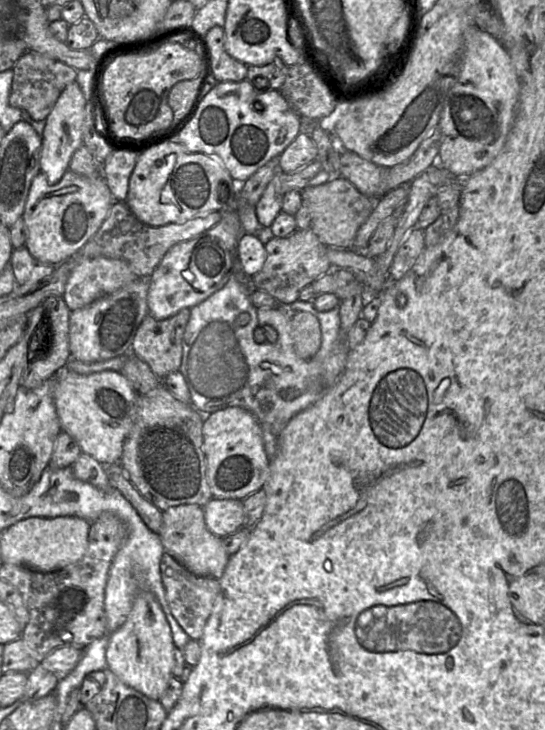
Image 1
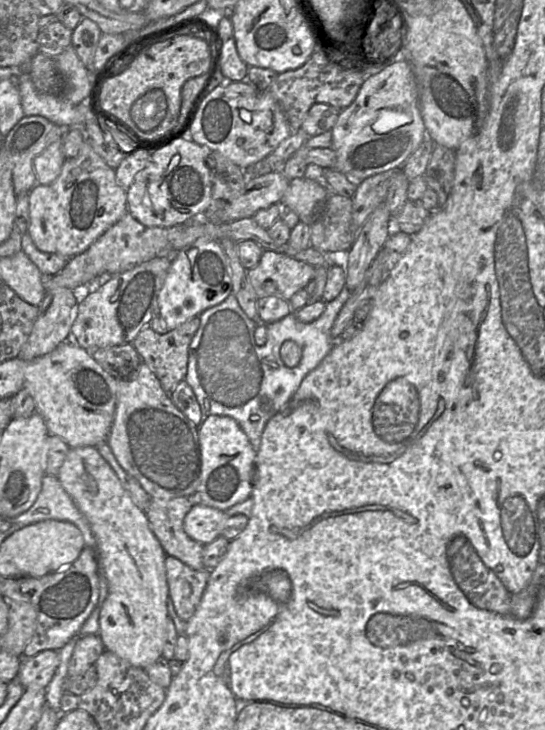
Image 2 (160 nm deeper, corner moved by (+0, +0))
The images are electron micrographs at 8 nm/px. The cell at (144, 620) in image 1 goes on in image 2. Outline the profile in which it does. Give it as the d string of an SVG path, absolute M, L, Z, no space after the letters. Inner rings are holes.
M96 447L70 448L57 477L90 525L99 568L104 572L108 583L108 595L101 607L98 633L105 651L111 651L131 665L144 669L162 657L168 623L169 590L165 569L167 554L150 528L146 512L133 502Z

